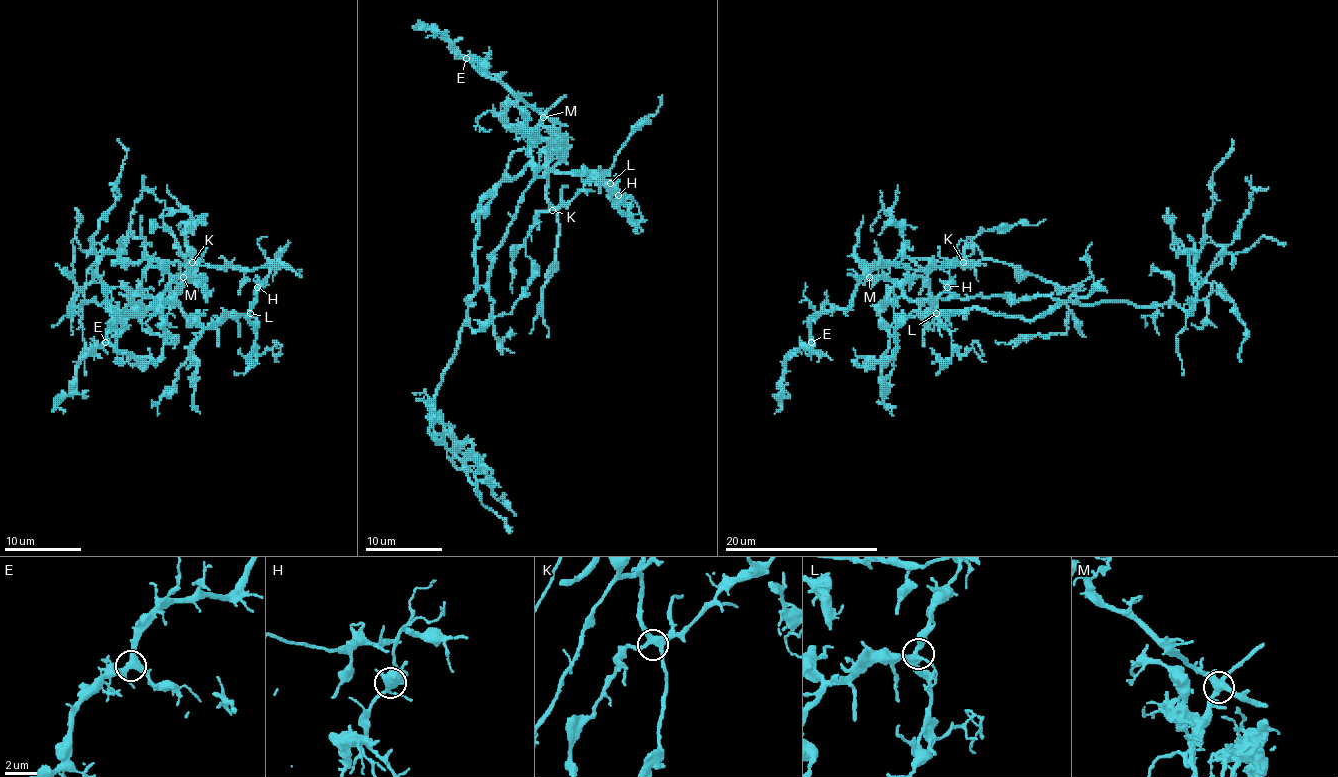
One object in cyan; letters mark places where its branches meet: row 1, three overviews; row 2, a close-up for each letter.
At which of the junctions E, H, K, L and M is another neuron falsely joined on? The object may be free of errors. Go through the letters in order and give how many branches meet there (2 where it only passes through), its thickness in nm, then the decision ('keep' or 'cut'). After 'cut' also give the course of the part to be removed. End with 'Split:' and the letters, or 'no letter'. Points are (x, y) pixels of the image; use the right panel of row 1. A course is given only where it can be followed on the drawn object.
E: branches 5; calibre 420 nm; keep
H: branches 5; calibre 440 nm; keep
K: branches 5; calibre 300 nm; keep
L: branches 4; calibre 400 nm; keep
M: branches 5; calibre 400 nm; cut; course (869, 277), (846, 308), (824, 310), (815, 317), (811, 342), (782, 369), (782, 406), (774, 413)
Split: M

